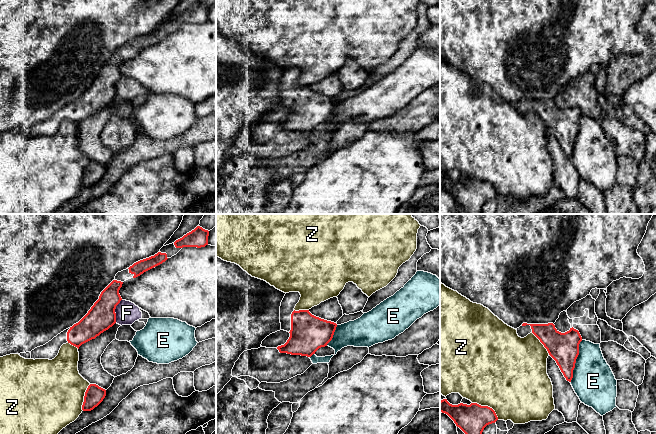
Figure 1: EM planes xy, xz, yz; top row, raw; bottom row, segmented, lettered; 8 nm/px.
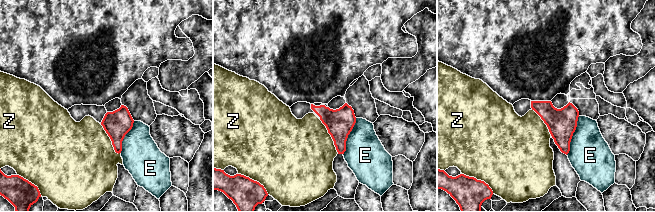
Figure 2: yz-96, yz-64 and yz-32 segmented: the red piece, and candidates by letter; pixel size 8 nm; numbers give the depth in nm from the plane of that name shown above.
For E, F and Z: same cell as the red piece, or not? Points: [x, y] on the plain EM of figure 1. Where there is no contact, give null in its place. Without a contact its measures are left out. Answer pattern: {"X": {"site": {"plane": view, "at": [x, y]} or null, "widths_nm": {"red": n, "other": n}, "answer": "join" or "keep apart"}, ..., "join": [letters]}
{"E": {"site": {"plane": "yz", "at": [575, 137]}, "widths_nm": {"red": 240, "other": 340}, "answer": "keep apart"}, "F": {"site": {"plane": "xy", "at": [114, 87]}, "widths_nm": {"red": 220, "other": 180}, "answer": "keep apart"}, "Z": {"site": {"plane": "yz", "at": [487, 182]}, "widths_nm": {"red": 240, "other": 500}, "answer": "keep apart"}, "join": []}

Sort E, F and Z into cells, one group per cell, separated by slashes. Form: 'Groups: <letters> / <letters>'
Groups: E / F / Z

